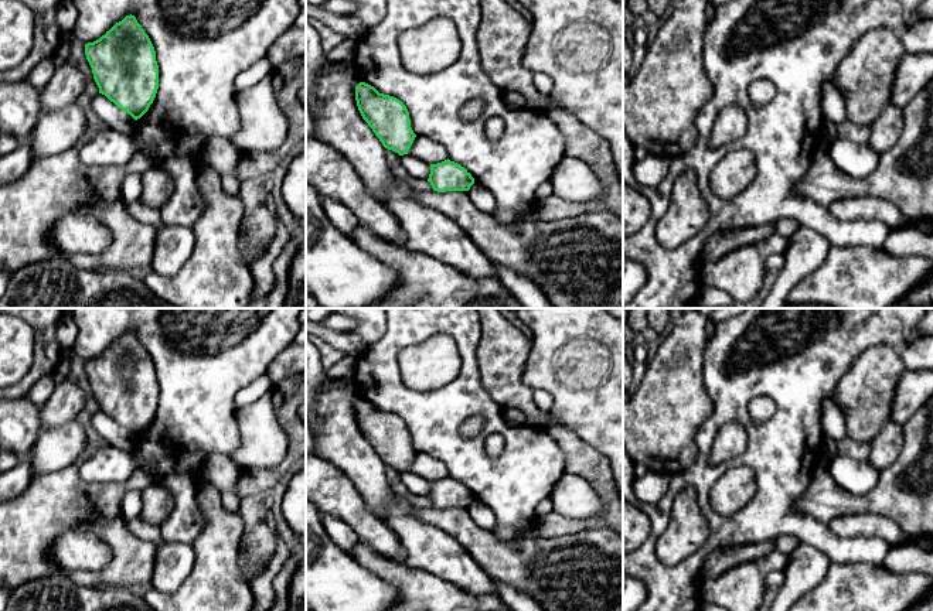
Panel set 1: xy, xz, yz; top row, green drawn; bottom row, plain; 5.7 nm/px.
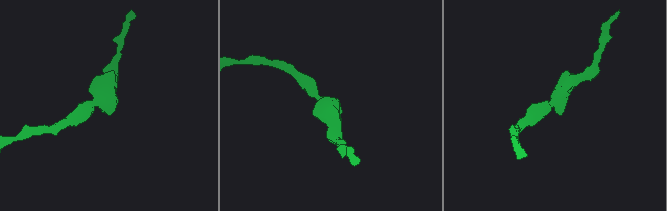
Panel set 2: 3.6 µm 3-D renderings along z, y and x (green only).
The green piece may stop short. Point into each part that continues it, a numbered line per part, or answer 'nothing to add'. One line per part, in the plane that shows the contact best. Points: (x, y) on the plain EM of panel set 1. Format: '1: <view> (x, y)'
nothing to add

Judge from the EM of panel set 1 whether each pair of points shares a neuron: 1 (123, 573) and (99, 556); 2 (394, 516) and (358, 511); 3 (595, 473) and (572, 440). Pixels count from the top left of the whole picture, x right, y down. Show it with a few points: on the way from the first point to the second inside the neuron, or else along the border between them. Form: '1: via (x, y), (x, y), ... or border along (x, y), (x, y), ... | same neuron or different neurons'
1: border along (95, 532), (111, 559), (74, 570) | different neurons
2: border along (378, 516), (394, 532), (399, 543) | different neurons
3: via (589, 464), (575, 449) | same neuron

